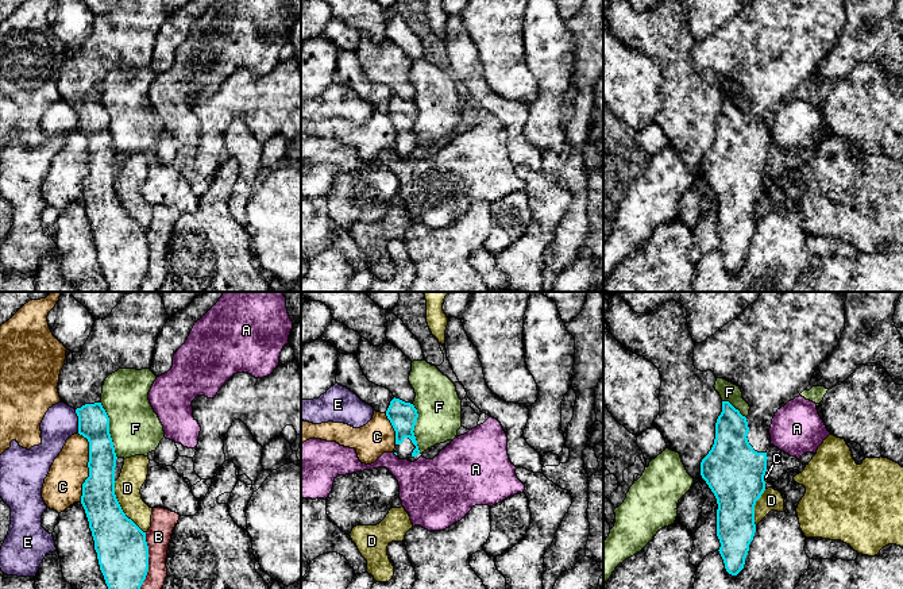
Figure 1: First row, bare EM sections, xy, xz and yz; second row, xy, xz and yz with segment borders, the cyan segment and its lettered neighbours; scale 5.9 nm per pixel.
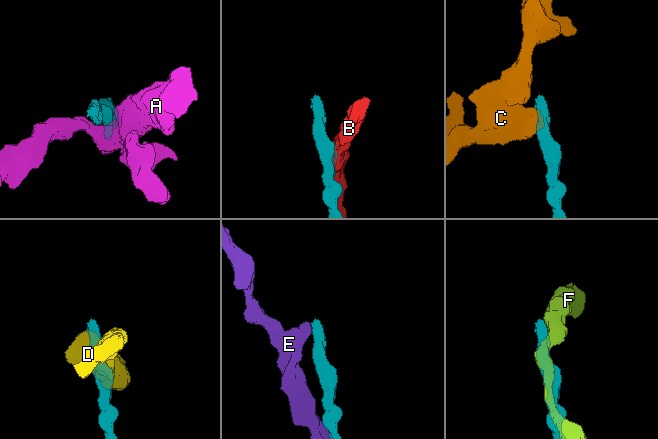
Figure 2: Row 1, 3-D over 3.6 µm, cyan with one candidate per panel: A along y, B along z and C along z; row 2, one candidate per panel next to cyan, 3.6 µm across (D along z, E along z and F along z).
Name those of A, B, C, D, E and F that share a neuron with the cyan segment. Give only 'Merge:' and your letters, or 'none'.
Merge: none

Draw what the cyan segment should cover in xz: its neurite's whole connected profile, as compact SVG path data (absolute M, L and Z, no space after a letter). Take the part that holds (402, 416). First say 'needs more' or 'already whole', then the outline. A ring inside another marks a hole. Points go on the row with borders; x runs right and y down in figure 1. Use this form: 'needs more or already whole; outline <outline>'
needs more; outline M394 397L386 411L386 416L395 431L394 451L397 457L400 459L408 459L418 455L420 450L413 432L418 417L414 405Z

